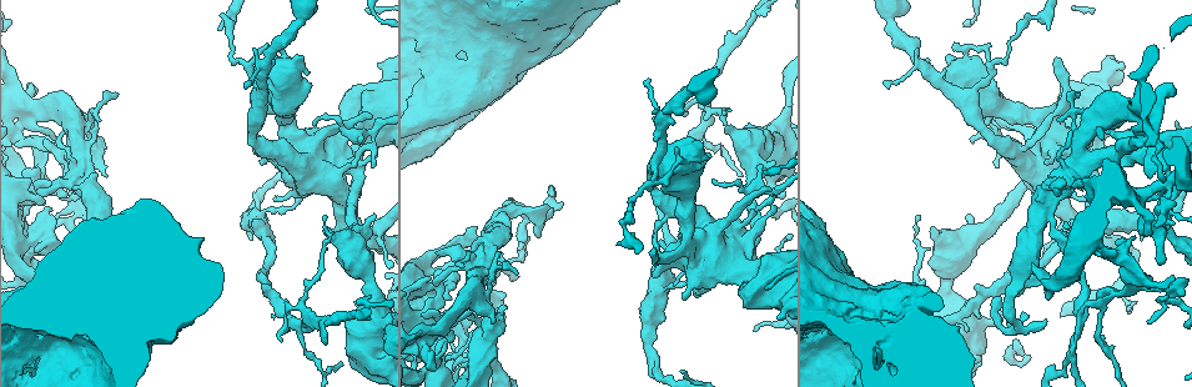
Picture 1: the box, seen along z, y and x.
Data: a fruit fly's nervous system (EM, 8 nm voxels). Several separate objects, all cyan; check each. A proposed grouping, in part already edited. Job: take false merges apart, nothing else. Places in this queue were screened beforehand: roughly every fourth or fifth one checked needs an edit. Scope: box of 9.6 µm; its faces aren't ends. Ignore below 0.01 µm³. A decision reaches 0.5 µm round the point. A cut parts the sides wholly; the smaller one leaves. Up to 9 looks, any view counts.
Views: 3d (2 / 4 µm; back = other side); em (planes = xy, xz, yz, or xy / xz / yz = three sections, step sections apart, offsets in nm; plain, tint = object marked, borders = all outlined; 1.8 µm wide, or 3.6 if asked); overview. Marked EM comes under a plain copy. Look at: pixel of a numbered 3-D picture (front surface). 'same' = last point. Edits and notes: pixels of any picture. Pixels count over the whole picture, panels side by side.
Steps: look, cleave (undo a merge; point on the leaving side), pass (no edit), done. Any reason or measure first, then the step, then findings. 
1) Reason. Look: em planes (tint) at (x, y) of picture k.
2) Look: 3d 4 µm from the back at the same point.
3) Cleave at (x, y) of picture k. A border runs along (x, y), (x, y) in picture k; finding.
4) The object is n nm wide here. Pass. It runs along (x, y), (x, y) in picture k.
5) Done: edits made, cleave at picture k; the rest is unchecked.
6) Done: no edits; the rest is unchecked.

Look: em 3.6 µm planes (borders) at (840, 367) of picture 1.

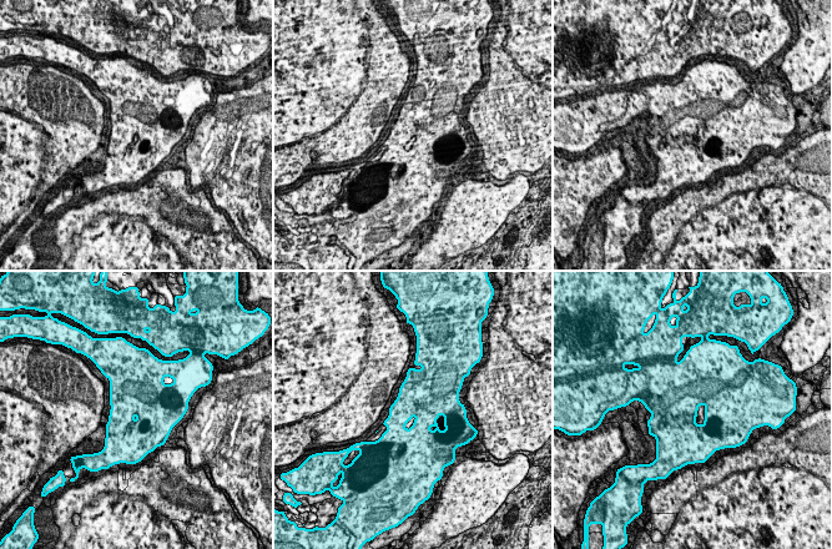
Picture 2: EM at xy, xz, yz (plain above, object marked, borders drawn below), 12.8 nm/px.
Cleave at (694, 444) of picture 2. A border runs along (720, 377), (711, 431), (651, 413) in picture 2; a second neuron is stuck on.

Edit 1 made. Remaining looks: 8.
Look: overview.

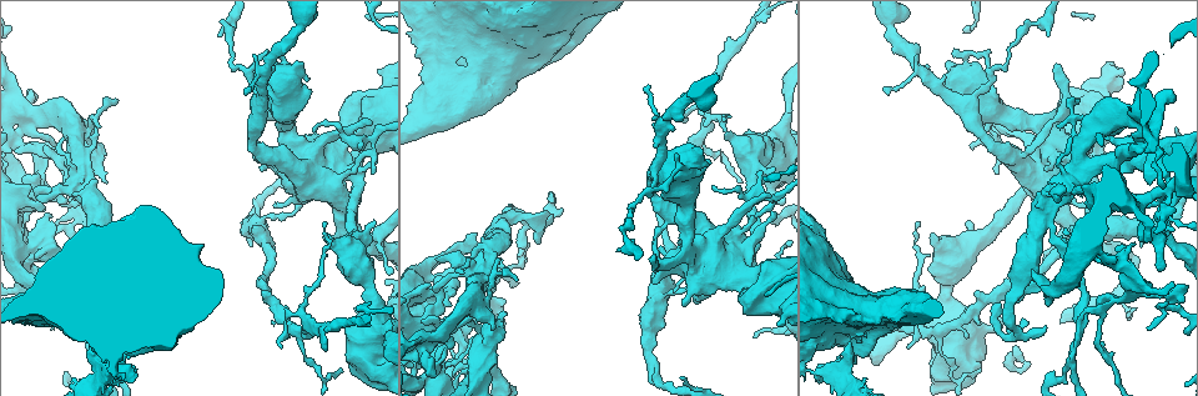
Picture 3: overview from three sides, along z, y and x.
Branch point. Look: em yz step 16 (tint) at (523, 223) of picture 3.

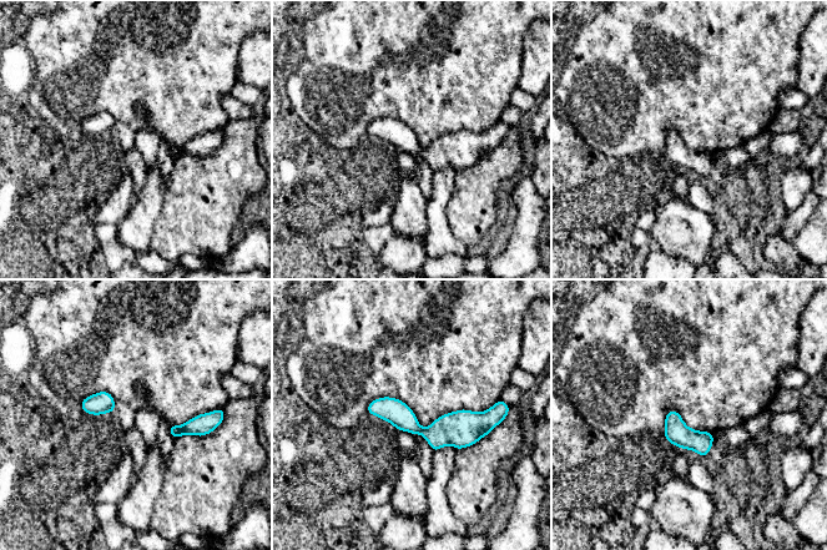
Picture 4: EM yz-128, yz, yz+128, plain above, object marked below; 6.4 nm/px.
Pass. It runs along (371, 407), (420, 430), (487, 425) in picture 4; one neuron here.

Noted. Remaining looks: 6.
Four or more arms meet. Look: em xy step 8 (tint) at (1165, 191) of picture 3.

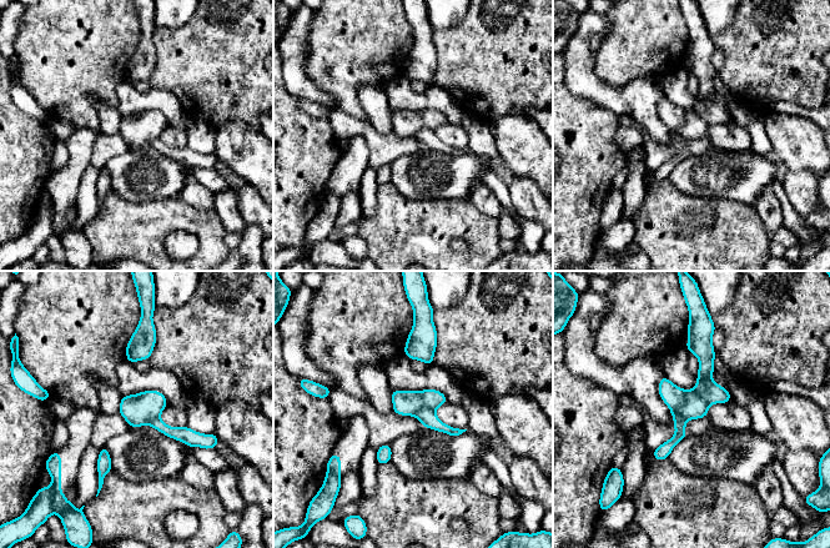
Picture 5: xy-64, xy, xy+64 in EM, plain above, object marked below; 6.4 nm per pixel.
Look: em planes (borders) at the same point.

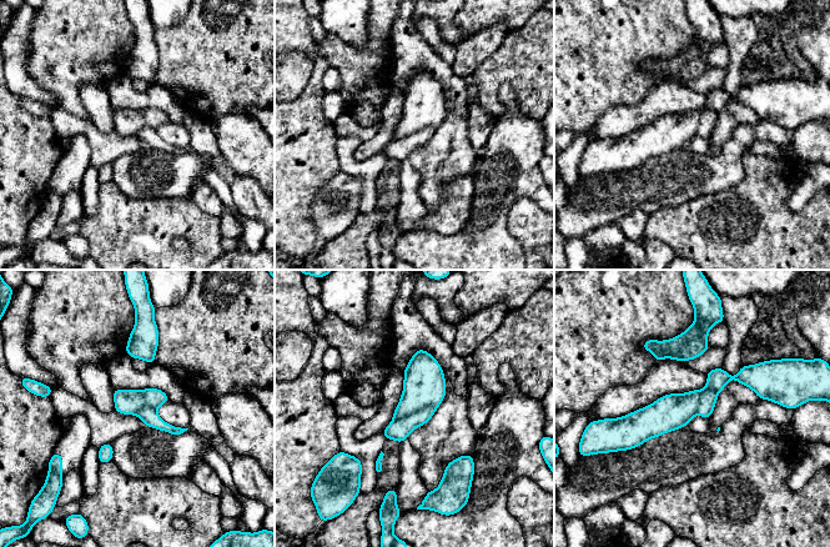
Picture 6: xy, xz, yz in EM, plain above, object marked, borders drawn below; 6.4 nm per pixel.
Cleave at (400, 430) of picture 6. A border runs along (436, 409), (424, 406), (393, 418) in picture 6; two neurons meet here.

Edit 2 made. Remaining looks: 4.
Redraw. Look: overview.

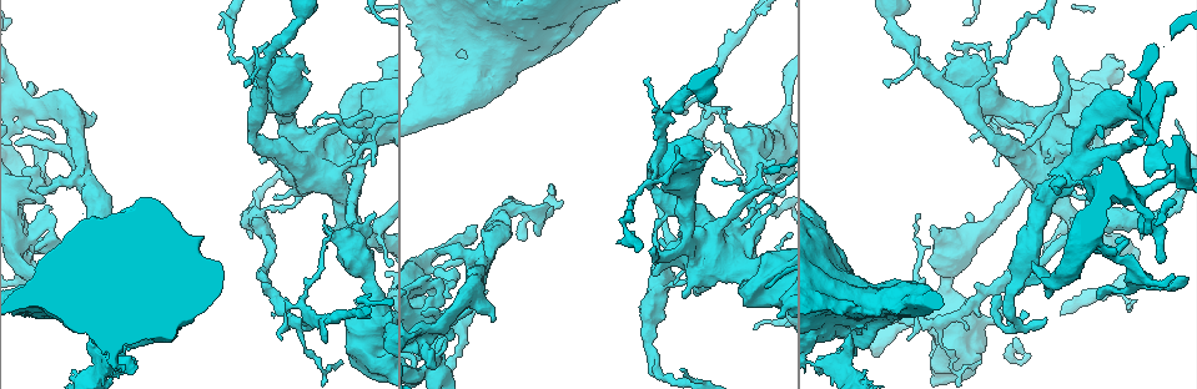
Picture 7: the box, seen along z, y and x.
Thin neck. Look: em xy step 4 (tint) at (424, 330) of picture 7.

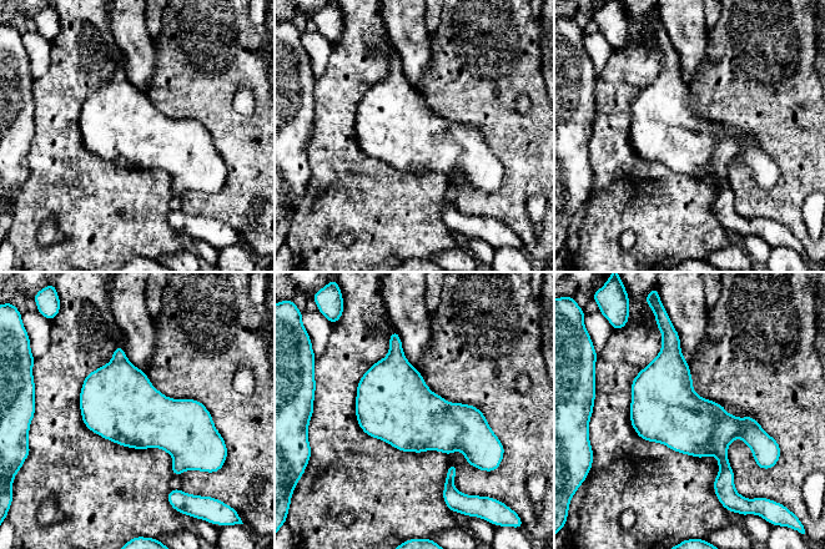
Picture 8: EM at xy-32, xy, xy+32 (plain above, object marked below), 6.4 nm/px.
Pass. All the same neuron.

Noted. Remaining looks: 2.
Done: edits made, cleave at picture 2, cleave at picture 6; the rest is unchecked.

